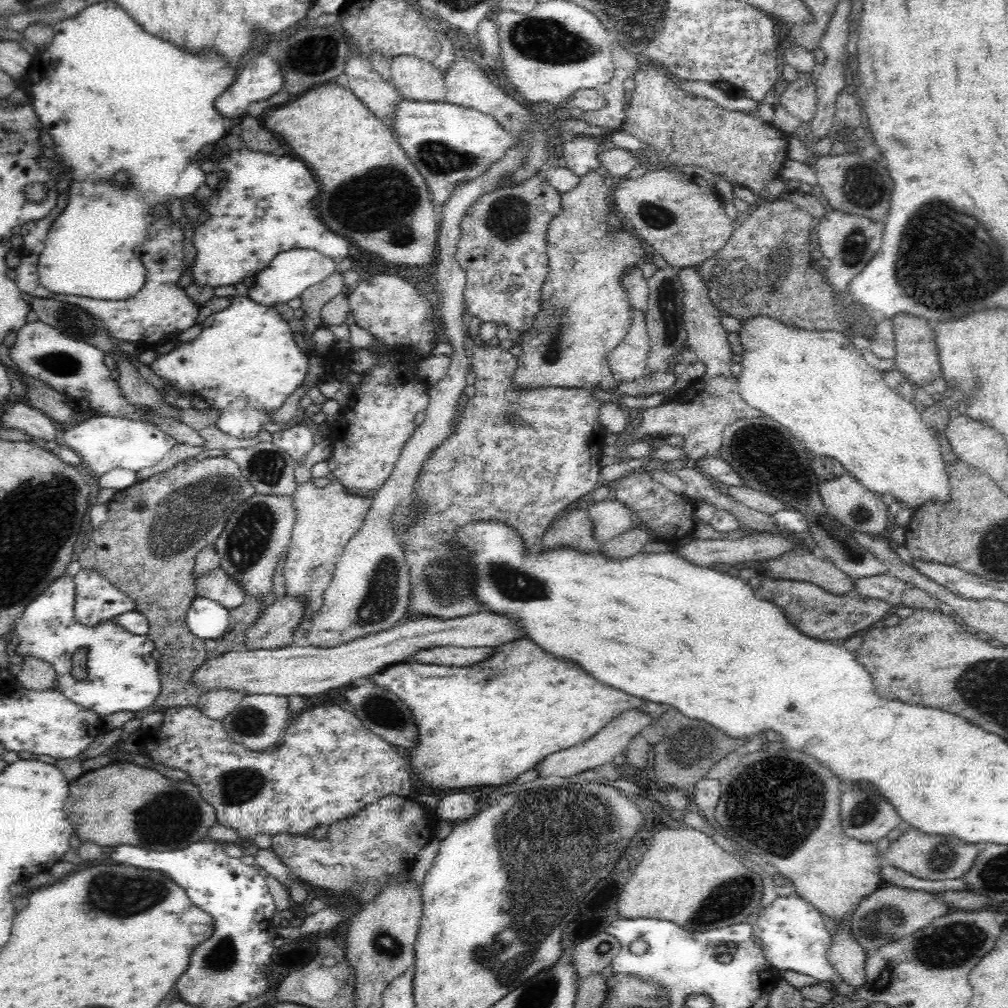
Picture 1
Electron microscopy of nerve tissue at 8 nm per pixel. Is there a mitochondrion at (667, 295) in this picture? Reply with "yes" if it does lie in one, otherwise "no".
yes

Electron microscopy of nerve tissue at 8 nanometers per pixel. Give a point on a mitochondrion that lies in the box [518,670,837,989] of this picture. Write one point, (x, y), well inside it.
(774, 804)

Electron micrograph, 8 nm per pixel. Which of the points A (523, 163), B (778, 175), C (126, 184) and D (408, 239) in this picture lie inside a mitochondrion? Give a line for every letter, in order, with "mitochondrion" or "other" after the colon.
A: mitochondrion
B: other
C: other
D: mitochondrion

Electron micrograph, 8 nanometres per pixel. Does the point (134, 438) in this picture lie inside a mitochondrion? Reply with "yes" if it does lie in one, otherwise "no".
no

